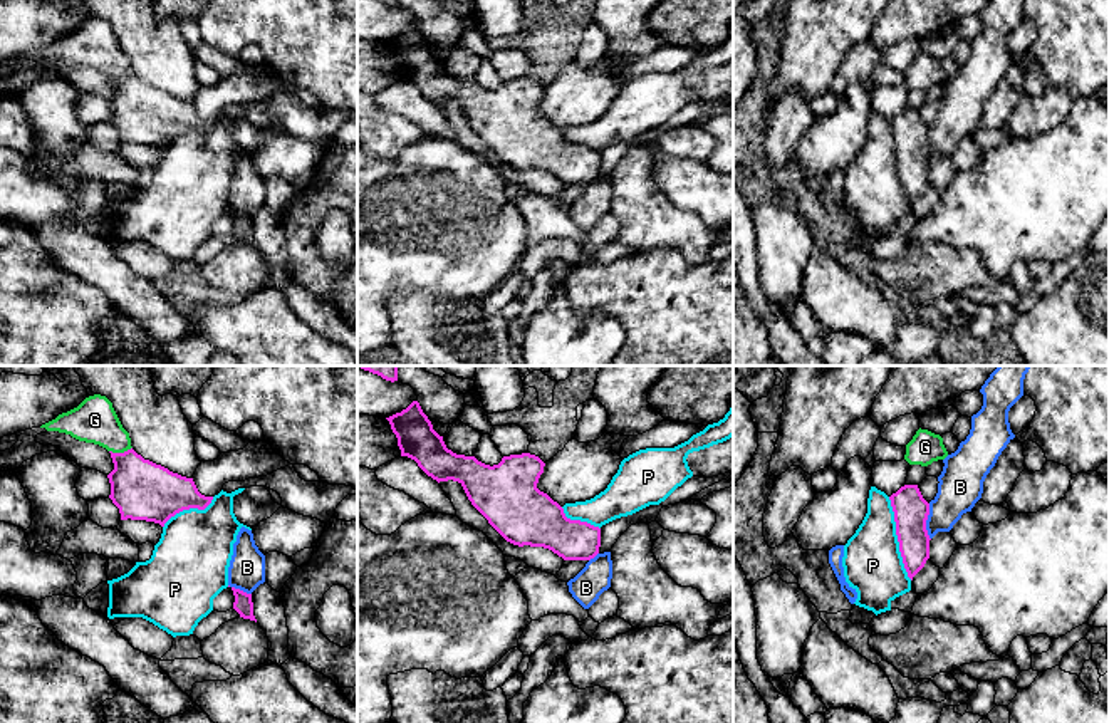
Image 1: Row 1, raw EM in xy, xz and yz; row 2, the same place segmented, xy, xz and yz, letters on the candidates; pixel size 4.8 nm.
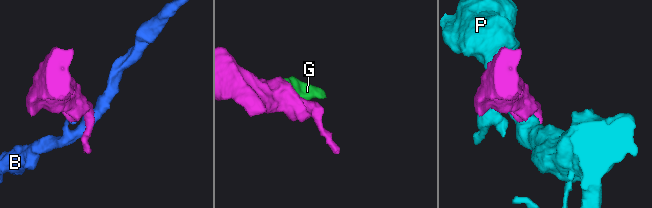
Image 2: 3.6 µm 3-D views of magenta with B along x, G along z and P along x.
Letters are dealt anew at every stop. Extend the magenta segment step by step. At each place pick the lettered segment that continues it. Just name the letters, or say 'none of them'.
none of them

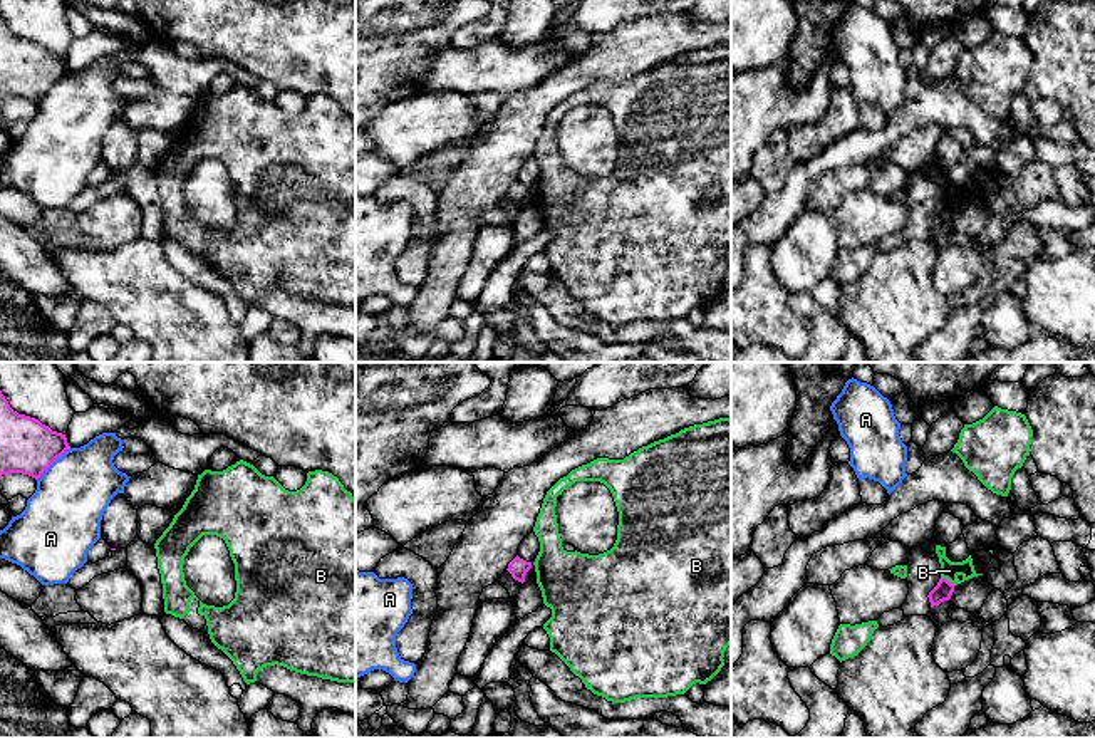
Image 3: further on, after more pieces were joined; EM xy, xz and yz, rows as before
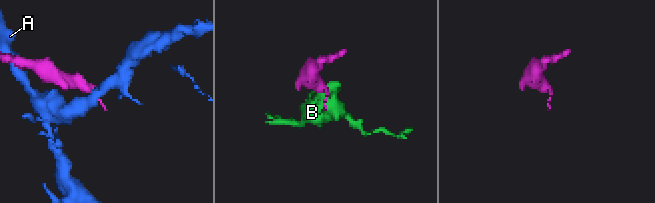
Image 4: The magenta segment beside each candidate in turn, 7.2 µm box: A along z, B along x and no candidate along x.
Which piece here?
none of them

